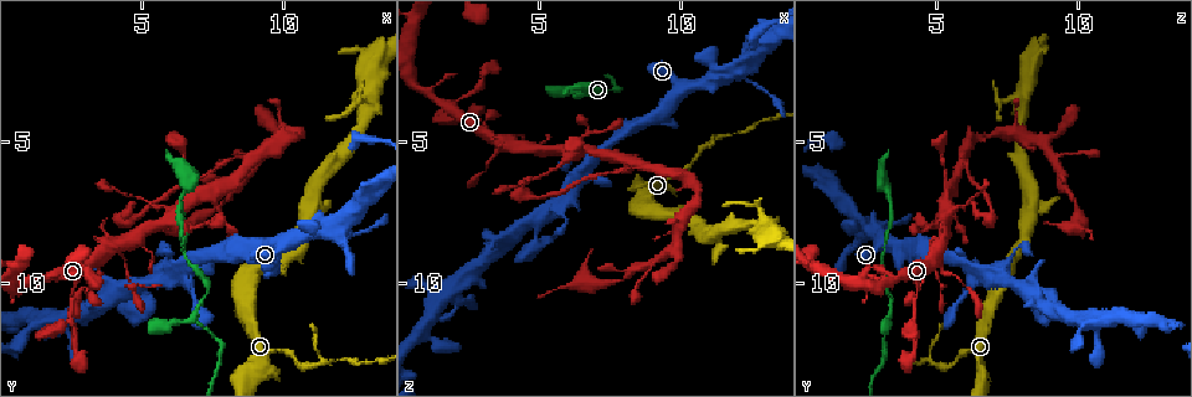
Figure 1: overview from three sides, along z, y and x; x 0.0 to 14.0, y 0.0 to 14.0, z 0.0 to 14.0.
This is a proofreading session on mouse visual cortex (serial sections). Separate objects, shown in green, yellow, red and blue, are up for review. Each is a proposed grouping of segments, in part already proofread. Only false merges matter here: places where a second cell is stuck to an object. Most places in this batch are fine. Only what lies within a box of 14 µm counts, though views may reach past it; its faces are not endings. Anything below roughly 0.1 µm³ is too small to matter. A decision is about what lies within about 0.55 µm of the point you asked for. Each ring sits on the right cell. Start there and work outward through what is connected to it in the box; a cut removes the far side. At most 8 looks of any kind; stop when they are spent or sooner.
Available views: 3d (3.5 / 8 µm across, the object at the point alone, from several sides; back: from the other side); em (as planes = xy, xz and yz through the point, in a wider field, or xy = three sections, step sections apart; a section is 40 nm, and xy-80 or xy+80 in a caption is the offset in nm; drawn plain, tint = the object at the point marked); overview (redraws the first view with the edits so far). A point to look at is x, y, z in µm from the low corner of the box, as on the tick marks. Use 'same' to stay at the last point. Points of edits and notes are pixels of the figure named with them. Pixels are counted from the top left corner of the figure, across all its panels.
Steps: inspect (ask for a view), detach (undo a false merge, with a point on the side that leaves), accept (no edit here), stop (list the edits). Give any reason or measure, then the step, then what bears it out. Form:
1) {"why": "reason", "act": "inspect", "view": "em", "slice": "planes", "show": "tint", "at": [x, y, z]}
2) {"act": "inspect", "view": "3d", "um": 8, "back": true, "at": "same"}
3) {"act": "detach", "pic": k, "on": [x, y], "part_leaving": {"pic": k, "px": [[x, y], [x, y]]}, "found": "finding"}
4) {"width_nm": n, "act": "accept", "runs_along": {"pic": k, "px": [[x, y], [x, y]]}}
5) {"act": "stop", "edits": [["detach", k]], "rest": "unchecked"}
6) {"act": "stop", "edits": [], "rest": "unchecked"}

{"why": "thick turns thin", "act": "inspect", "view": "3d", "um": 3.5, "at": [6.9, 11.1, 3.3]}

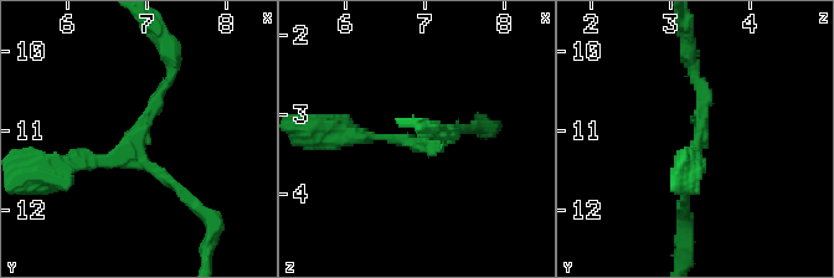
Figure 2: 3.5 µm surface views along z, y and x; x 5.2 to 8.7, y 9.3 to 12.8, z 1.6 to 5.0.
{"arms": 3, "arm_widths_nm": [150, 150, 150], "why": "now the EM", "act": "inspect", "view": "em", "slice": "planes", "show": "tint", "at": [6.90, 11.10, 3.40]}

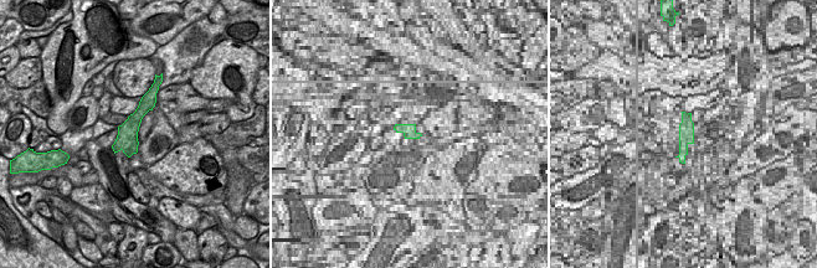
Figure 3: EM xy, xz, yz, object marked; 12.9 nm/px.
{"act": "accept", "runs_along": {"pic": 3, "px": [[147, 97], [128, 135], [116, 148]]}, "found": "one cell here"}

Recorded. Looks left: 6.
{"why": "three-way junction", "act": "inspect", "view": "3d", "um": 8, "at": [8.8, 5.7, 5.9]}

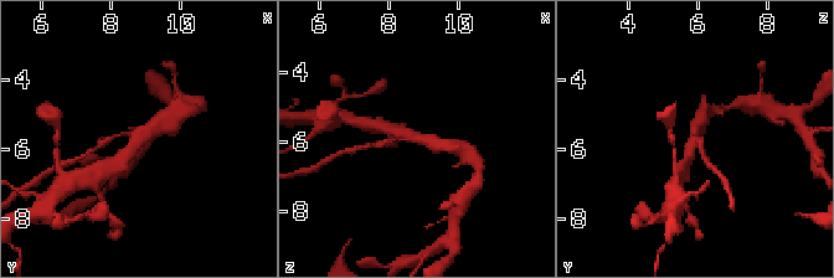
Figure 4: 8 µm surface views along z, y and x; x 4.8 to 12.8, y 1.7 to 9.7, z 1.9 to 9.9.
{"act": "inspect", "view": "em", "slice": "planes", "show": "tint", "at": [8.8, 5.7, 5.8]}

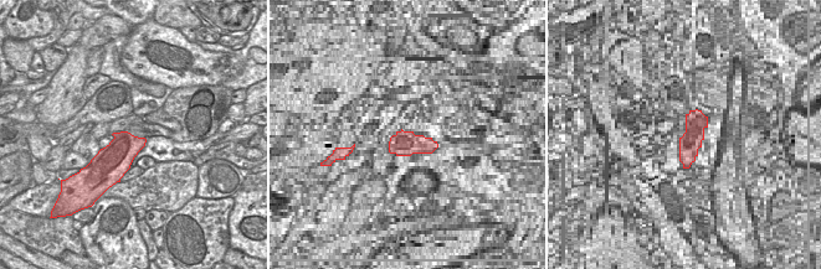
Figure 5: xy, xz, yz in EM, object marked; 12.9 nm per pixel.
{"arm_widths_nm": [100, 300, 400], "act": "accept", "runs_along": {"pic": 4, "px": [[114, 166], [145, 129], [168, 119]]}, "found": "continuous, no second cell"}

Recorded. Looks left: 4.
{"why": "sharp bend", "act": "inspect", "view": "3d", "um": 3.5, "at": [8.5, 9.8, 7.5]}

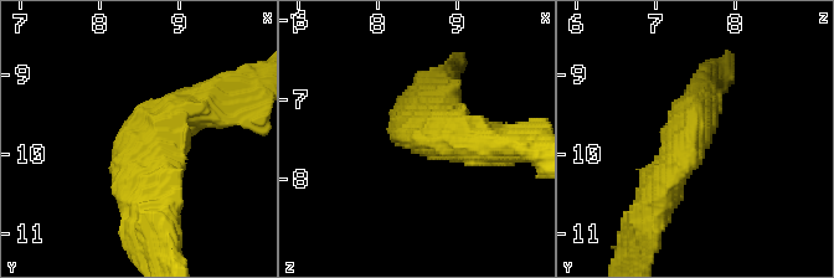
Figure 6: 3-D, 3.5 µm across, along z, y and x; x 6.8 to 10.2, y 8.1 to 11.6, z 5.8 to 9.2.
{"arm_widths_nm": [450, 500], "why": "now the EM", "act": "inspect", "view": "em", "slice": "xy", "step": 1, "show": "plain", "at": [8.45, 9.80, 7.45]}

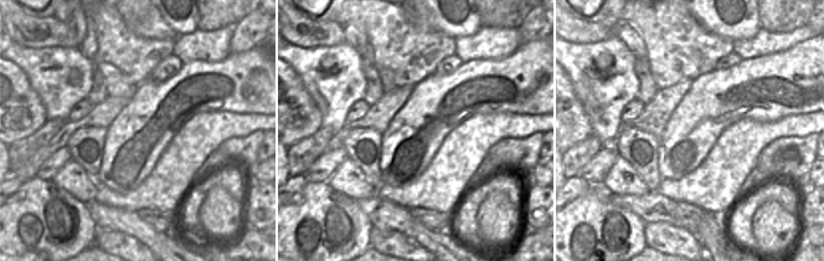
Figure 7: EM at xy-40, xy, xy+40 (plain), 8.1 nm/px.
{"why": "where the object lies", "act": "inspect", "view": "em", "slice": "xy", "step": 1, "show": "tint", "at": "same"}

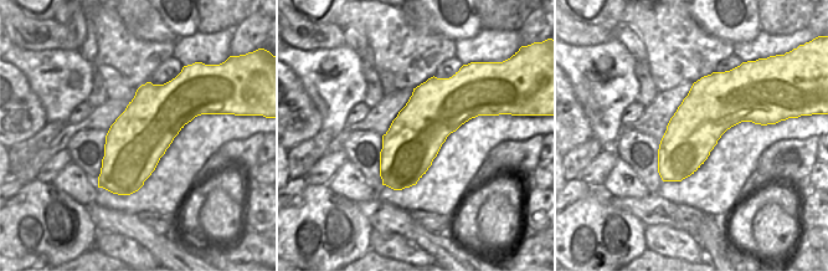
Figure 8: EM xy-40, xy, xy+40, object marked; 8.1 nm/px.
{"width_nm": 440, "act": "accept", "runs_along": {"pic": 6, "px": [[144, 209], [137, 135], [209, 106]]}, "found": "all the same cell"}

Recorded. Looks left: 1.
{"act": "stop", "edits": [], "rest": "unchecked"}

